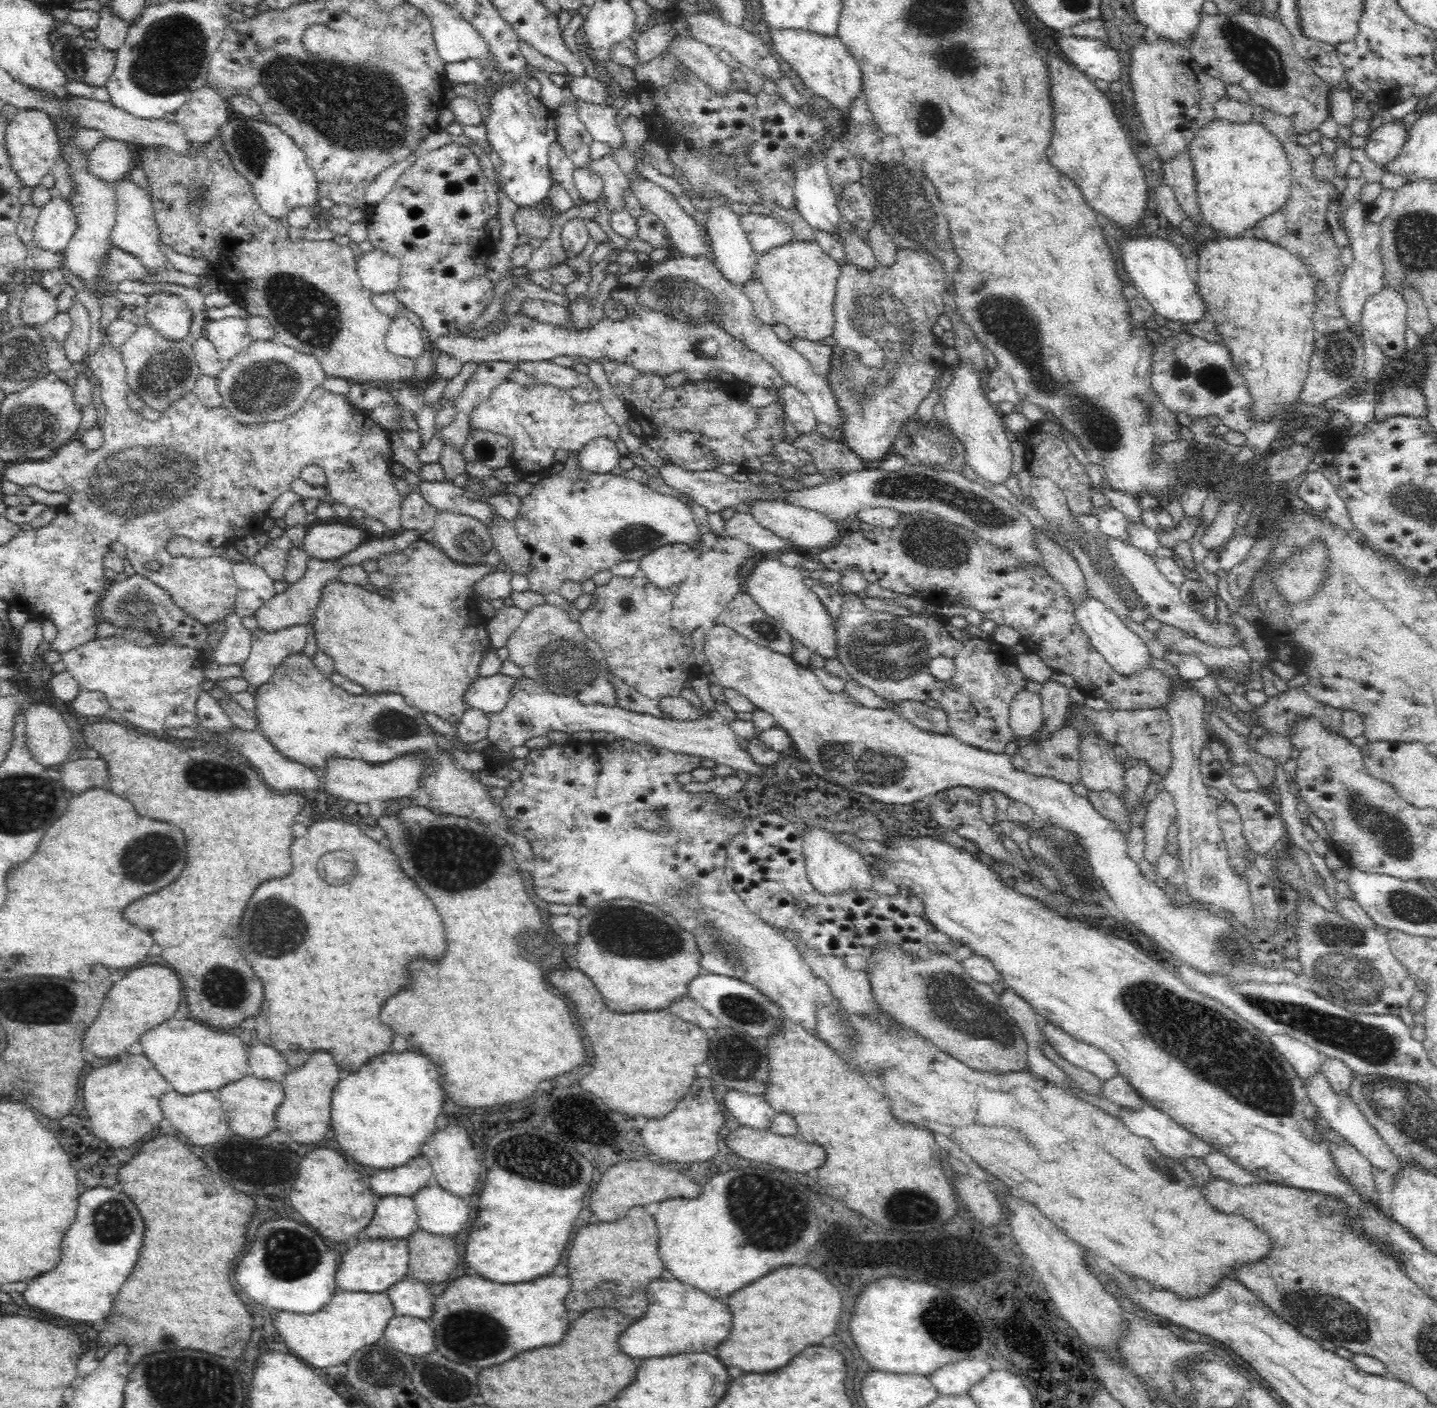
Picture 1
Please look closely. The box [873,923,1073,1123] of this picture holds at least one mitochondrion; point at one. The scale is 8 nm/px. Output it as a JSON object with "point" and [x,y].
{"point":[956,1002]}

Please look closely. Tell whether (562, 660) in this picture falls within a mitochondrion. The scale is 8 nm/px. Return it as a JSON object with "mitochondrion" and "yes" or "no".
{"mitochondrion":"yes"}

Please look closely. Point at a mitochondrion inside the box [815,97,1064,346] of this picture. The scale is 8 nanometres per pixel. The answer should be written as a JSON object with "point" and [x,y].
{"point":[905,203]}

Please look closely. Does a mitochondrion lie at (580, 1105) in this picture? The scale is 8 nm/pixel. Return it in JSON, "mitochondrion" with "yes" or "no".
{"mitochondrion":"no"}

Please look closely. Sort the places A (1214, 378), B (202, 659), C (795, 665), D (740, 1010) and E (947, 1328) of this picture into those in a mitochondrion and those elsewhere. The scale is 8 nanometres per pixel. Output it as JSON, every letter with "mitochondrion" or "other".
{"A":"mitochondrion","B":"other","C":"other","D":"mitochondrion","E":"mitochondrion"}

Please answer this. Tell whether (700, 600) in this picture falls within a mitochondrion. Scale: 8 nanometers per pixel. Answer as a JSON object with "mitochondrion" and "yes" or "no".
{"mitochondrion":"no"}

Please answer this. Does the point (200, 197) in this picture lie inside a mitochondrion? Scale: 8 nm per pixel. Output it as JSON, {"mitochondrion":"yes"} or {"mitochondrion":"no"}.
{"mitochondrion":"yes"}

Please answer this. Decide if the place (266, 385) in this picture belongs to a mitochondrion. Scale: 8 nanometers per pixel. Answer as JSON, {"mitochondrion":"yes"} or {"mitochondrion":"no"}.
{"mitochondrion":"yes"}

